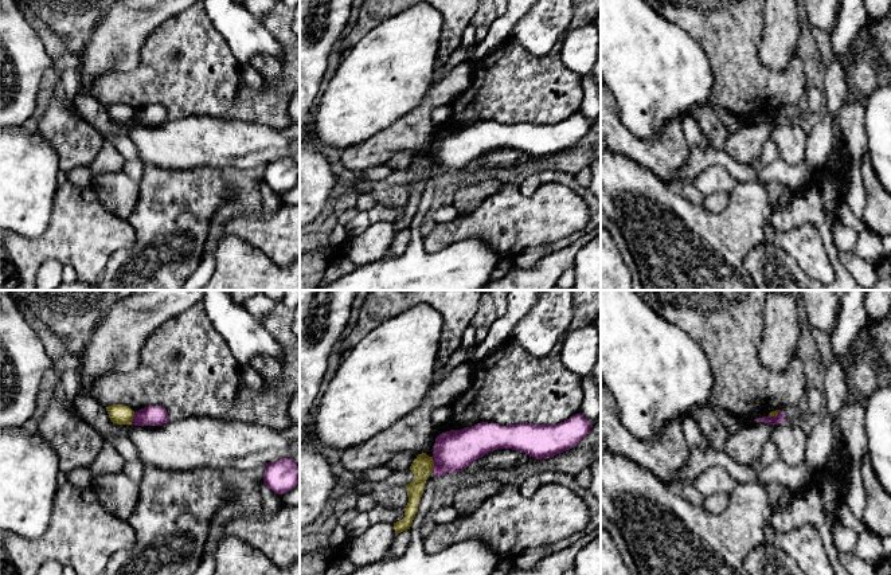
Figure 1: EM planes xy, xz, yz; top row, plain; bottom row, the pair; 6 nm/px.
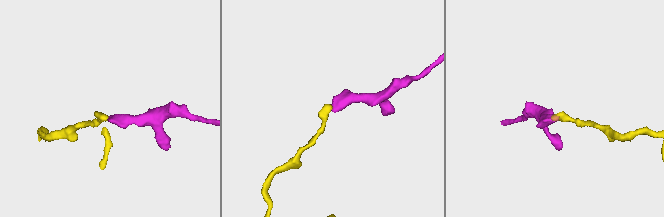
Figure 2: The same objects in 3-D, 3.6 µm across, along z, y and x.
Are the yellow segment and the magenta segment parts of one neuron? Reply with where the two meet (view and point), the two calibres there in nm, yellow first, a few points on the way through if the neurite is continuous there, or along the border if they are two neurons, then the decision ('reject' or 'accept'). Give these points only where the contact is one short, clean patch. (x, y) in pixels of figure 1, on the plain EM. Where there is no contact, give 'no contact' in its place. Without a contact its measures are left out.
meets yellow in xz at (433, 164); 130 nm thick on the yellow side, 240 nm on the other; border along xz (432, 156), (433, 171); reject

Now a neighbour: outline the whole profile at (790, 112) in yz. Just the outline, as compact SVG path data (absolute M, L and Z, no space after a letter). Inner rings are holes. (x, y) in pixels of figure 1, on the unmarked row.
M786 105L779 107L779 112L775 116L763 116L763 117L755 117L754 121L765 121L769 124L777 124L789 121L792 118L813 118L817 117L816 114L810 113L809 110L802 112L798 106Z

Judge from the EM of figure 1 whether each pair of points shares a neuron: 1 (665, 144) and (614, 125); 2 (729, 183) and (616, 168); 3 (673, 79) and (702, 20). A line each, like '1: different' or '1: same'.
1: same
2: different
3: different

